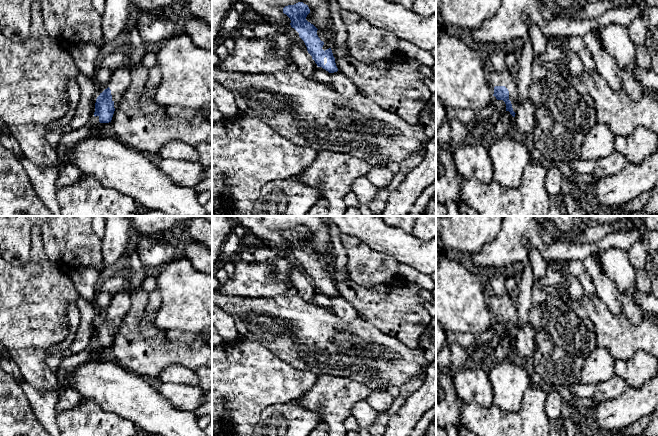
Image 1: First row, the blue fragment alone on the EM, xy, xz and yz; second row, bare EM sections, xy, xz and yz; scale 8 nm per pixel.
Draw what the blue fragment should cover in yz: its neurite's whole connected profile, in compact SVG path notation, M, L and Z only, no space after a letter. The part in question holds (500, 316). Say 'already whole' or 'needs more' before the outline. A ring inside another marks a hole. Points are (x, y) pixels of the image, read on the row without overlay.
needs more; M517 292L498 297L490 293L488 296L488 306L492 313L493 320L497 324L503 324L506 328L506 335L515 341L519 330L519 314L517 309Z

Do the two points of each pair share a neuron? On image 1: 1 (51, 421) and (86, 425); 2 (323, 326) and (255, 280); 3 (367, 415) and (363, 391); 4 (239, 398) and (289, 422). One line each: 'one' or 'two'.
1: two
2: two
3: two
4: two

